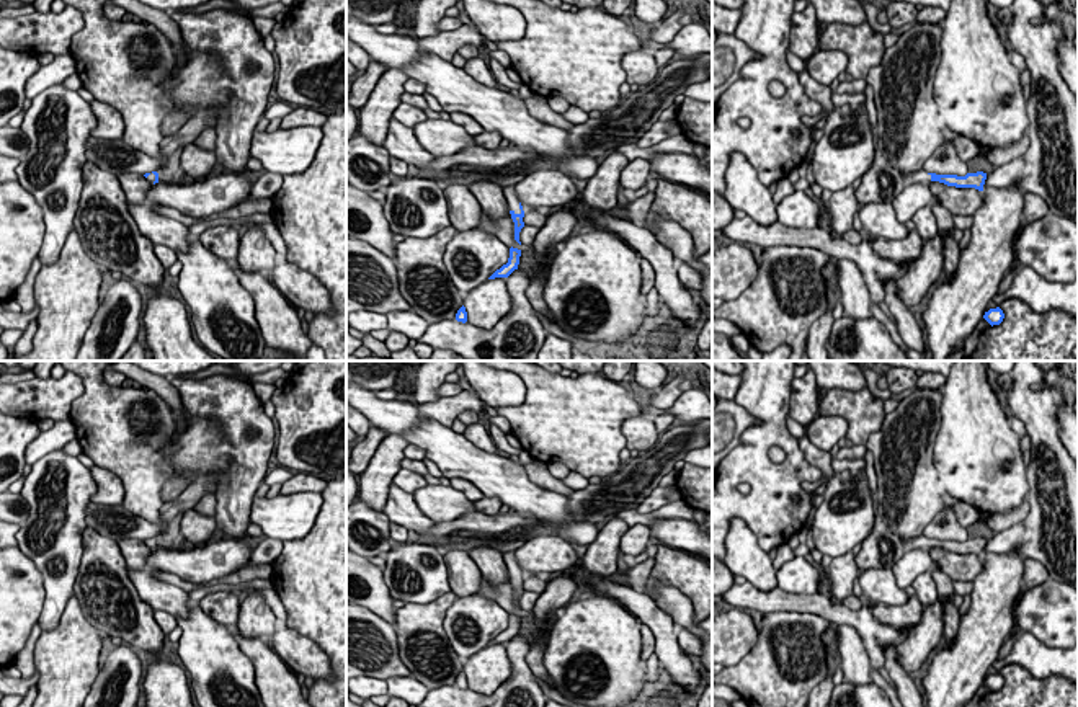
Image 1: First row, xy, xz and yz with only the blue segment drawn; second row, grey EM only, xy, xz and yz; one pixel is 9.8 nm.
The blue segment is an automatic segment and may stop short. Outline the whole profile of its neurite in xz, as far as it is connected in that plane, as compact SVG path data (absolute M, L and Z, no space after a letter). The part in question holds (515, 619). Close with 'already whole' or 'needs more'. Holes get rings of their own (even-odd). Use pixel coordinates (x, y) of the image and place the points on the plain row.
M511 612L508 629L497 635L488 645L508 643L514 635L518 635L519 622L521 616Z | already whole

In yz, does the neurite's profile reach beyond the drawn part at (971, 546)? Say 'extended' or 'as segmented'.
extended

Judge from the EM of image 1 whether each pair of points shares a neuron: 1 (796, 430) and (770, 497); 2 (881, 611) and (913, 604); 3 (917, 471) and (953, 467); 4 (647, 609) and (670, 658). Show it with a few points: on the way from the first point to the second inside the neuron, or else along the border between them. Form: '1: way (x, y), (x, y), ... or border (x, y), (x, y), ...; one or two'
1: border (788, 413), (788, 431), (796, 440); two
2: way (889, 613), (905, 613); one
3: border (938, 431), (933, 441), (933, 467), (944, 485); two
4: way (657, 621), (665, 632), (667, 647); one

